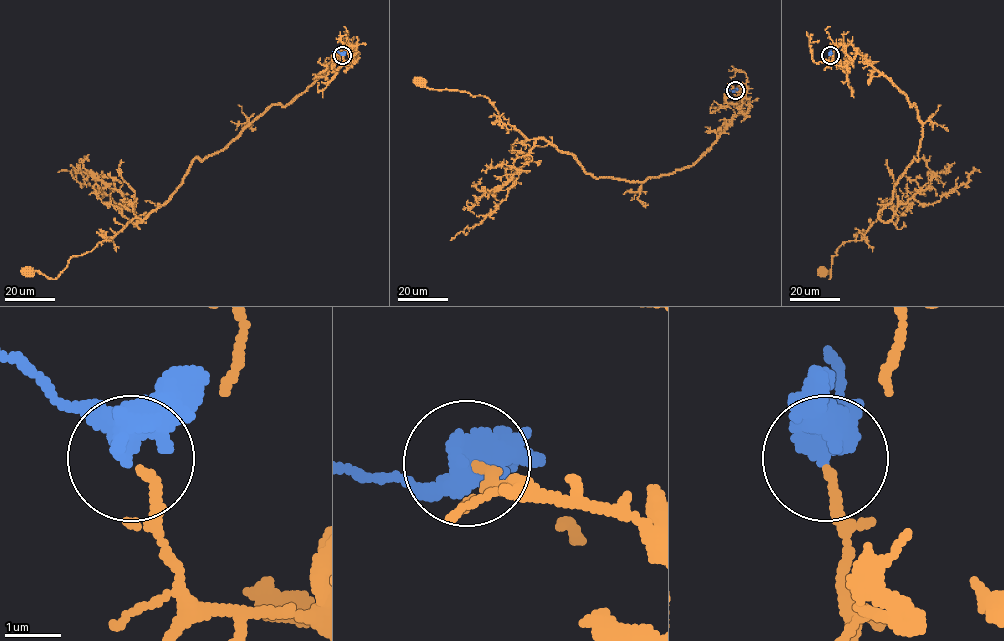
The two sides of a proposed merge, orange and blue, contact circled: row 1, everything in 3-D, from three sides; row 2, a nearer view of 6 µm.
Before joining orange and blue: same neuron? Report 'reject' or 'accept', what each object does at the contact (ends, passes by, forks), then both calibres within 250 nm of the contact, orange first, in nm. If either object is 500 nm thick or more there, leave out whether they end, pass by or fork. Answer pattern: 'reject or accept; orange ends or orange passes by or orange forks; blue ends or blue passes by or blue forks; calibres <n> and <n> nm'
accept; orange ends; blue passes by; calibres 170 and 440 nm

